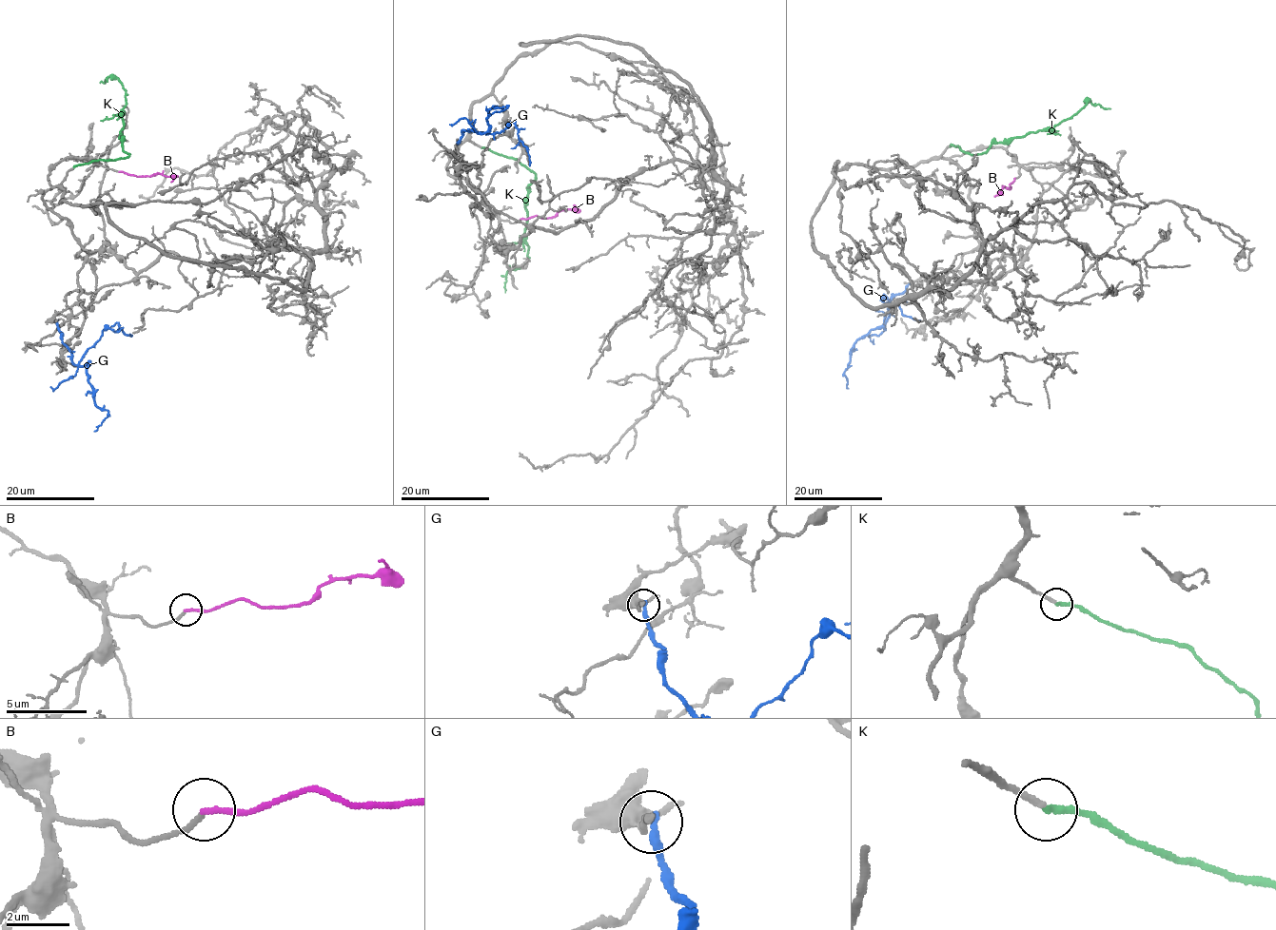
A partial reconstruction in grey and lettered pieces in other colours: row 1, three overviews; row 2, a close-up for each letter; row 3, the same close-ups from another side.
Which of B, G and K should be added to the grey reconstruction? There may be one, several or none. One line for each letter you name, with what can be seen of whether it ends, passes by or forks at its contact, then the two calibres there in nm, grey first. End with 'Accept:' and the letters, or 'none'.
B: It ends there. Thickness 160 nm (grey) against 170 nm
K: It ends there. Thickness 200 nm (grey) against 240 nm
Accept: B, K

